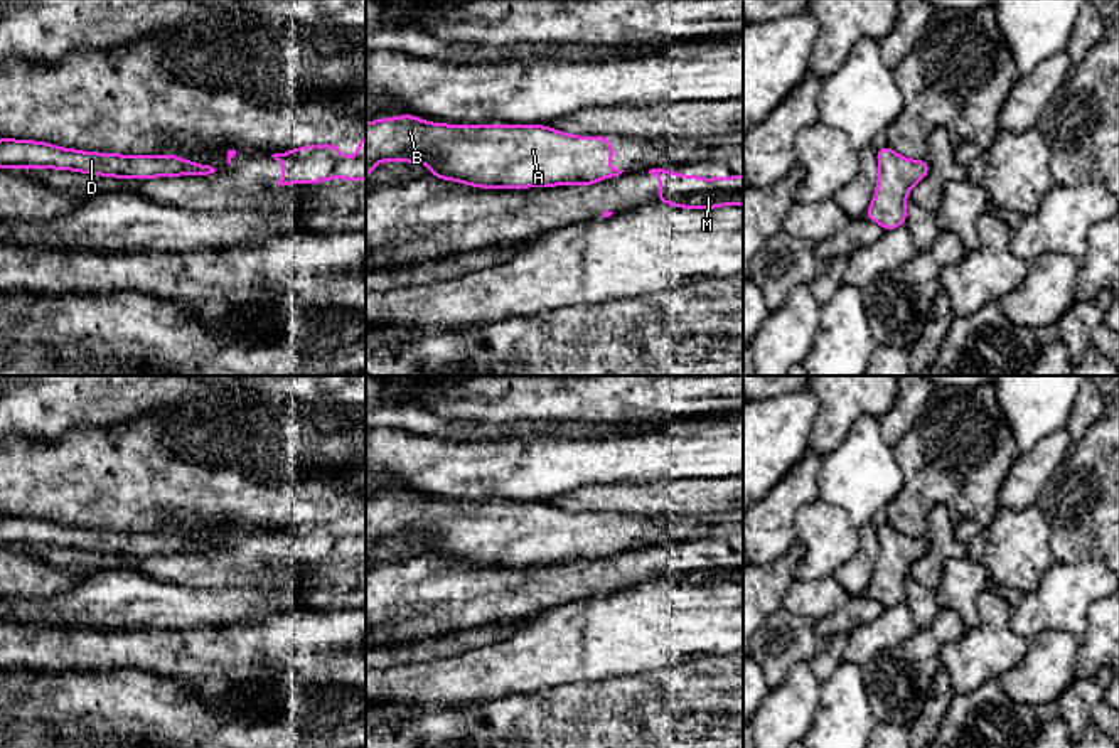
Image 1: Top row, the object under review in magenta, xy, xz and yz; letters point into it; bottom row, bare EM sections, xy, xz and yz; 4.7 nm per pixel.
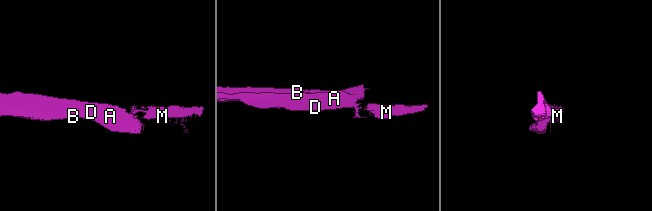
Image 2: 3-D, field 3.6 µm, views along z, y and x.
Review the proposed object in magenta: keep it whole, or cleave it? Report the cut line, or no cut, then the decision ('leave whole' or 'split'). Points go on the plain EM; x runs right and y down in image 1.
cut in xy along (201, 543), (194, 551); split

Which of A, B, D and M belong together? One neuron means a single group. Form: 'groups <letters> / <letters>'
groups A B D / M

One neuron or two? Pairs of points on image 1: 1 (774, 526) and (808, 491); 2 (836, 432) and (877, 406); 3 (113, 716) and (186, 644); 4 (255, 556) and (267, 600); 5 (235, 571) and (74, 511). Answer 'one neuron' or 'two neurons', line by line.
1: one neuron
2: one neuron
3: two neurons
4: two neurons
5: two neurons

